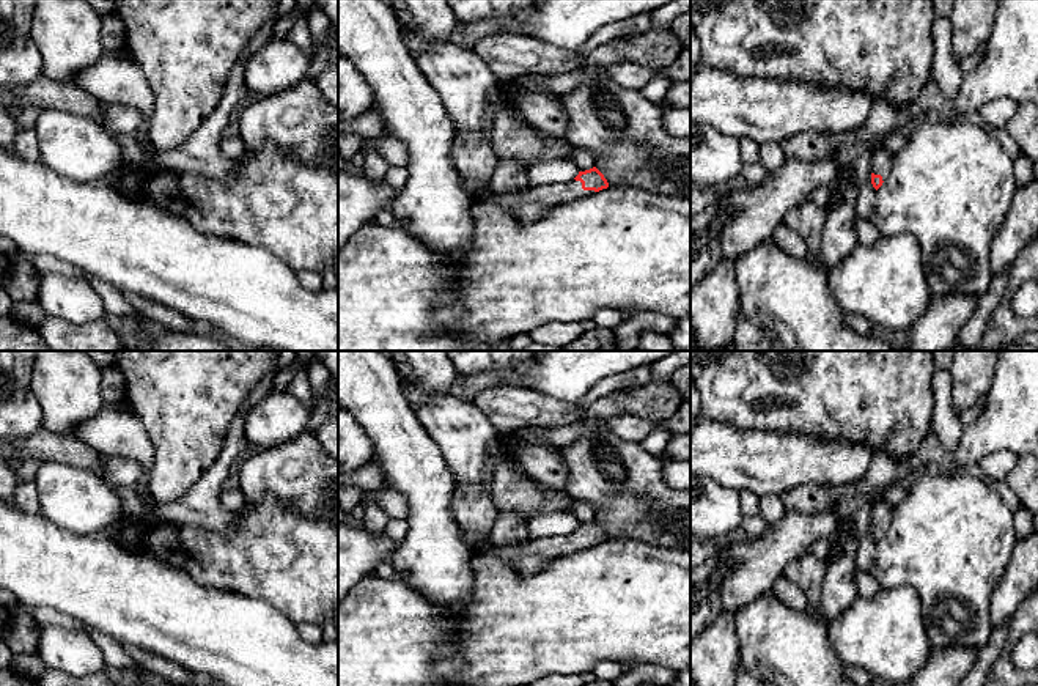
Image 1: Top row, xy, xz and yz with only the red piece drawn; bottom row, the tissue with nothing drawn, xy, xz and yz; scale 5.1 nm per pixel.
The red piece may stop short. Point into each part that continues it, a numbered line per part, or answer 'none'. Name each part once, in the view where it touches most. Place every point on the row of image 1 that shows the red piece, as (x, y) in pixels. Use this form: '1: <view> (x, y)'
1: xz (527, 205)

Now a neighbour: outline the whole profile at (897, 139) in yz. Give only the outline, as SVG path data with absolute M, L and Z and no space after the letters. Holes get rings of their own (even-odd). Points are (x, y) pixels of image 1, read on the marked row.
M901 124L884 142L885 149L890 154L896 154L907 142L909 124Z

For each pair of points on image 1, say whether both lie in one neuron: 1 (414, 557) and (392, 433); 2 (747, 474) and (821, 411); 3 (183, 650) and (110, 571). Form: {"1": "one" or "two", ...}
{"1": "one", "2": "two", "3": "one"}

